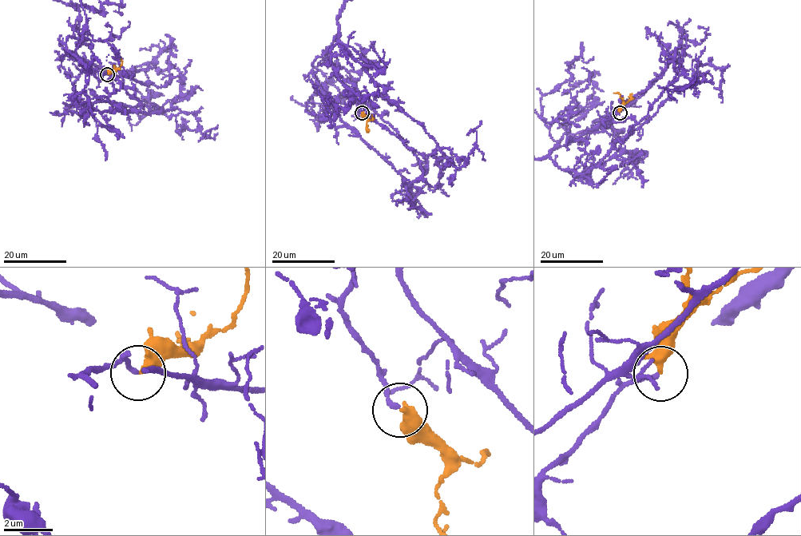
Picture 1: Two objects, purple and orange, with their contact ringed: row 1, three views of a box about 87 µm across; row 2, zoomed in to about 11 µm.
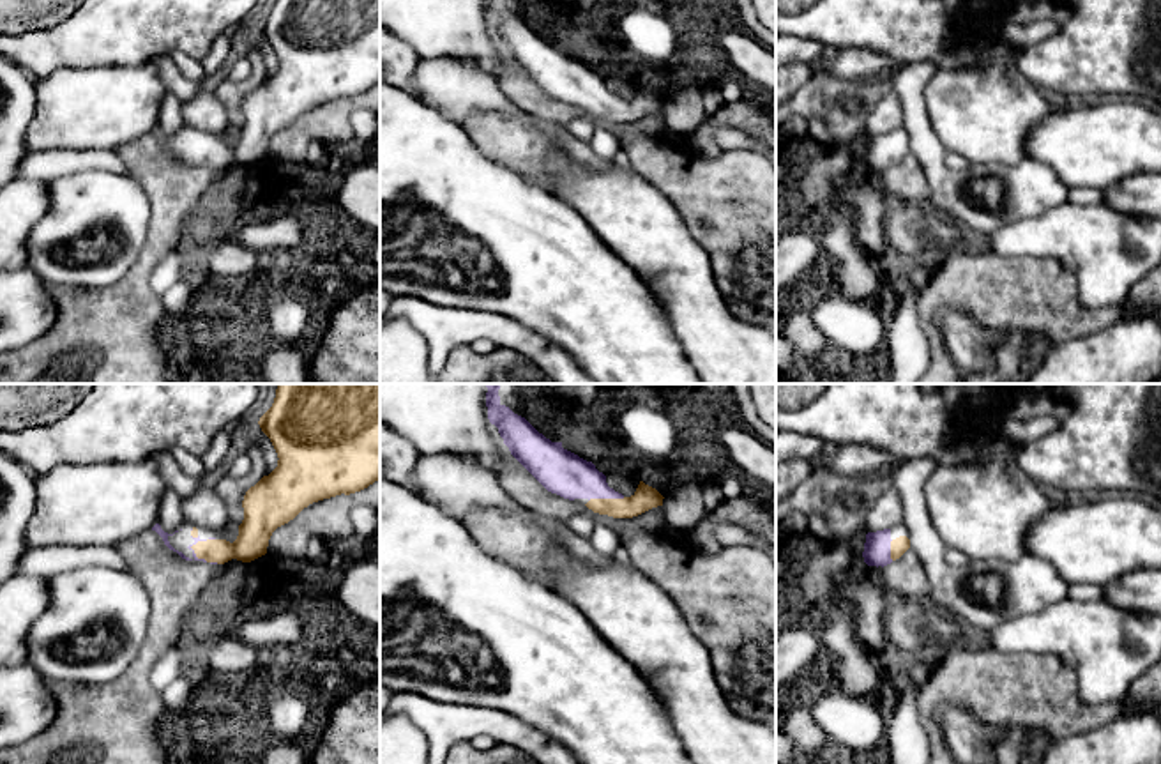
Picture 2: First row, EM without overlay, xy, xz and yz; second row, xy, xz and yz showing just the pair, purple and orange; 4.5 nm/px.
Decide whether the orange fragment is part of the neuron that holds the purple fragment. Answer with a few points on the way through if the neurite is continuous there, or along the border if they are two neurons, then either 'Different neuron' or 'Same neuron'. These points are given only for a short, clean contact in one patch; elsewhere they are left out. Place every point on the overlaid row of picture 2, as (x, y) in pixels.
Same neuron

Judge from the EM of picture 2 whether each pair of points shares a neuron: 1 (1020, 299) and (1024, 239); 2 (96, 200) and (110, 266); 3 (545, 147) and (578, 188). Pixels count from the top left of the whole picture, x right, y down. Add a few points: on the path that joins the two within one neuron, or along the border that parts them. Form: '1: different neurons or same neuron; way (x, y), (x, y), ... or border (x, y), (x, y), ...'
1: different neurons; border (981, 246), (1008, 257), (1054, 257), (1062, 266)
2: same neuron; way (96, 216), (96, 250)
3: same neuron; way (555, 152), (571, 168), (575, 177)

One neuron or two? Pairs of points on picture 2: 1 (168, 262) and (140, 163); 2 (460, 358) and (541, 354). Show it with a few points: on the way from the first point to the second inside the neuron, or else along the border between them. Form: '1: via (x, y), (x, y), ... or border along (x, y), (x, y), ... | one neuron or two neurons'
1: border along (177, 244), (161, 260) | two neurons
2: border along (497, 345), (515, 349), (538, 365) | two neurons

